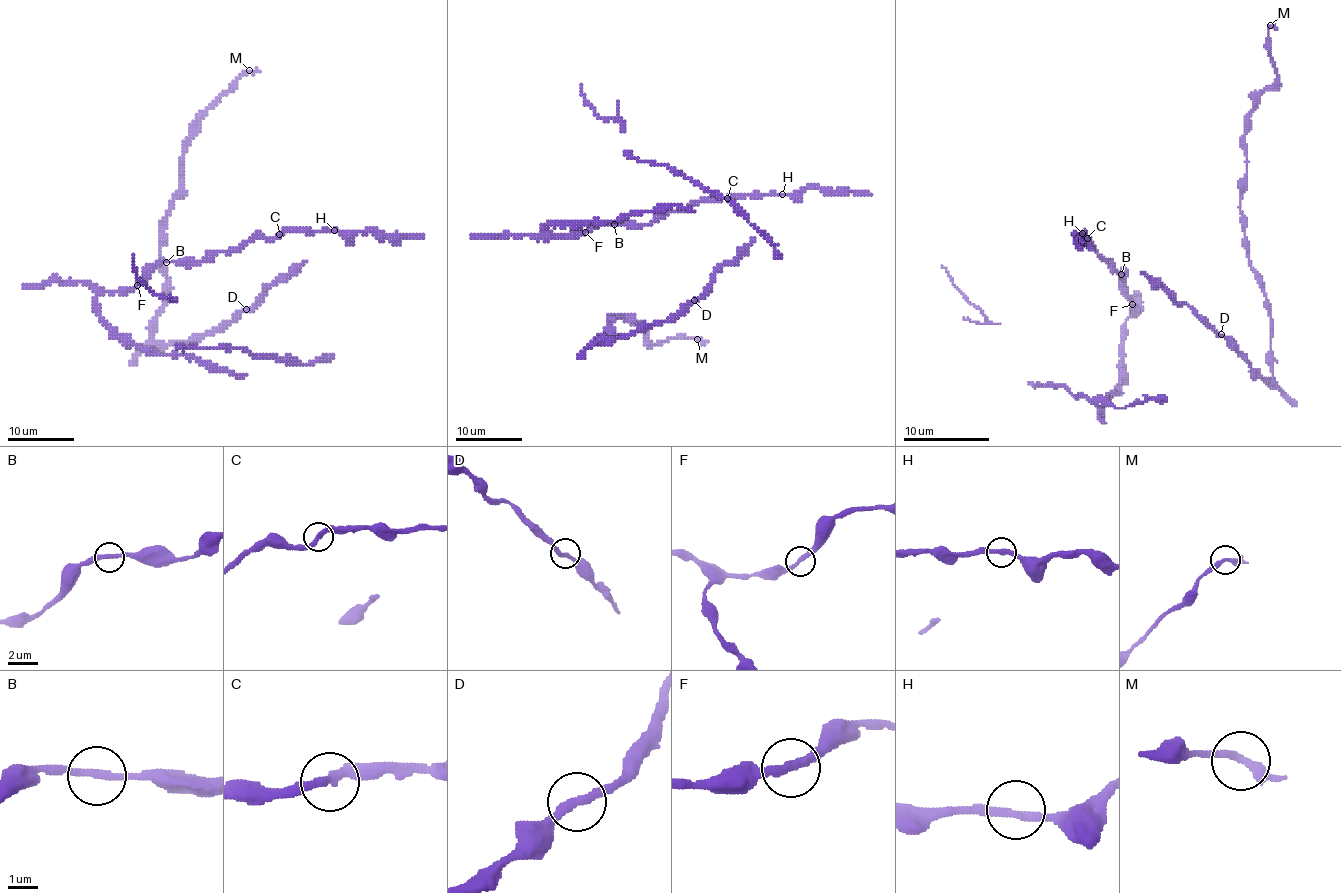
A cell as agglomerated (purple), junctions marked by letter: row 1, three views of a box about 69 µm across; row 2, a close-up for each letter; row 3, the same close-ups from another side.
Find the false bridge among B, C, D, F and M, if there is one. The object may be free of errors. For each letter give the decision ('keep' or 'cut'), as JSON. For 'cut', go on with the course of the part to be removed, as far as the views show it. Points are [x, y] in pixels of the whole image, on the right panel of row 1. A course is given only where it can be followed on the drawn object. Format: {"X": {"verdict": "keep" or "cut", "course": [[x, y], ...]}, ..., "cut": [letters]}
{"B": {"verdict": "keep"}, "C": {"verdict": "keep"}, "D": {"verdict": "keep"}, "F": {"verdict": "keep"}, "M": {"verdict": "keep"}, "cut": []}

